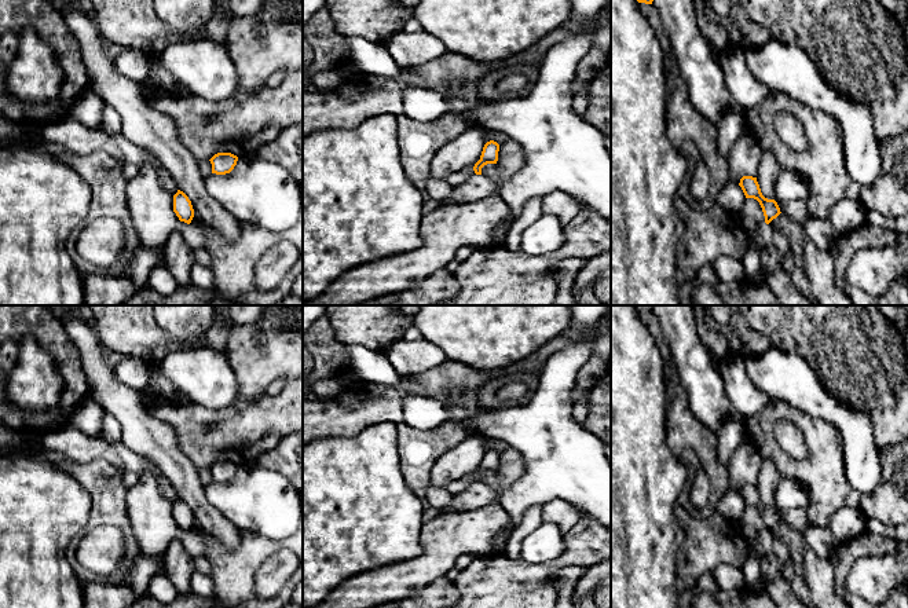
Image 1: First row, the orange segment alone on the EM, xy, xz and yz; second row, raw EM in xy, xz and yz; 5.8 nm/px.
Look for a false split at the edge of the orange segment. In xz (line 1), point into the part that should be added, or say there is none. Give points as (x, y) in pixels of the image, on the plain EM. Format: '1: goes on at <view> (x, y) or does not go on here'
1: does not go on here

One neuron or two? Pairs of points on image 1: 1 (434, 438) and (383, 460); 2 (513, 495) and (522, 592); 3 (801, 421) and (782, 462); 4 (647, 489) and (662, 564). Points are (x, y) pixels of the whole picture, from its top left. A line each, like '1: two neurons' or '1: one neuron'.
1: two neurons
2: two neurons
3: one neuron
4: one neuron

